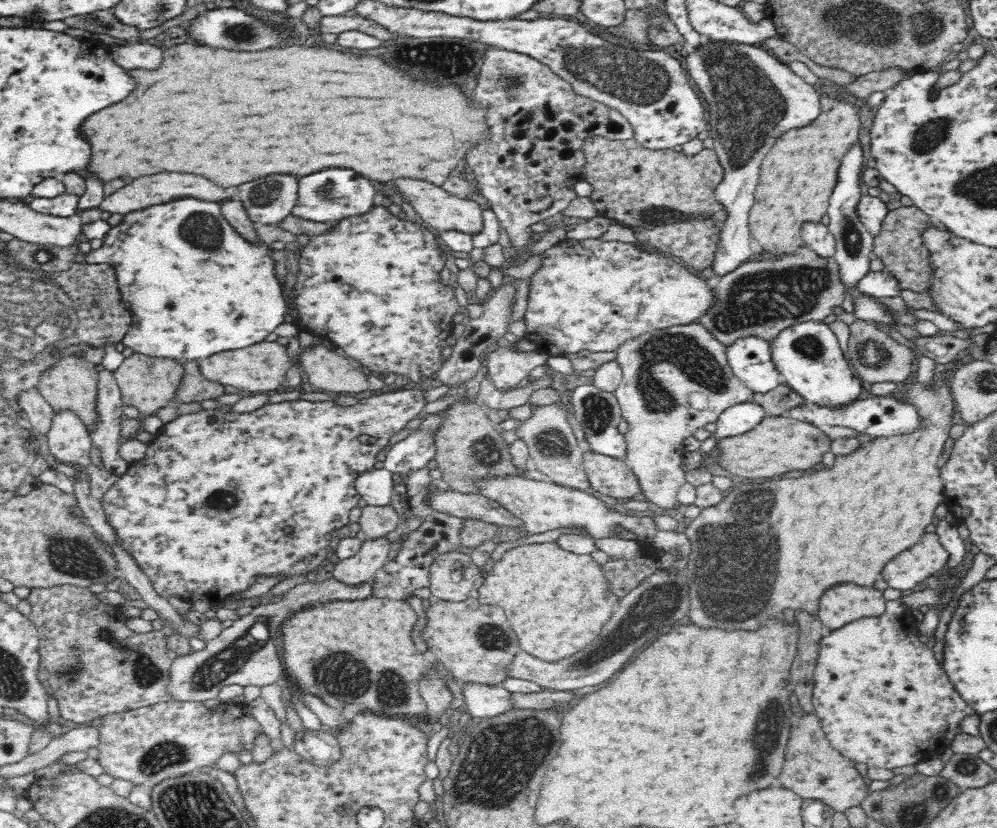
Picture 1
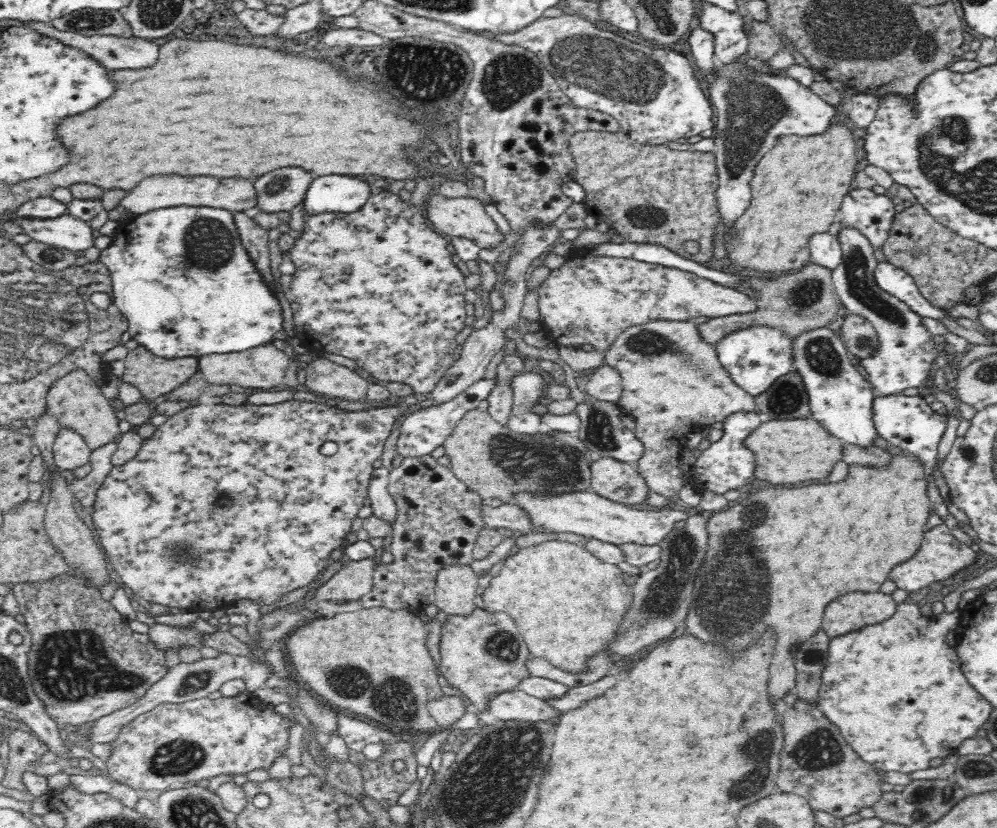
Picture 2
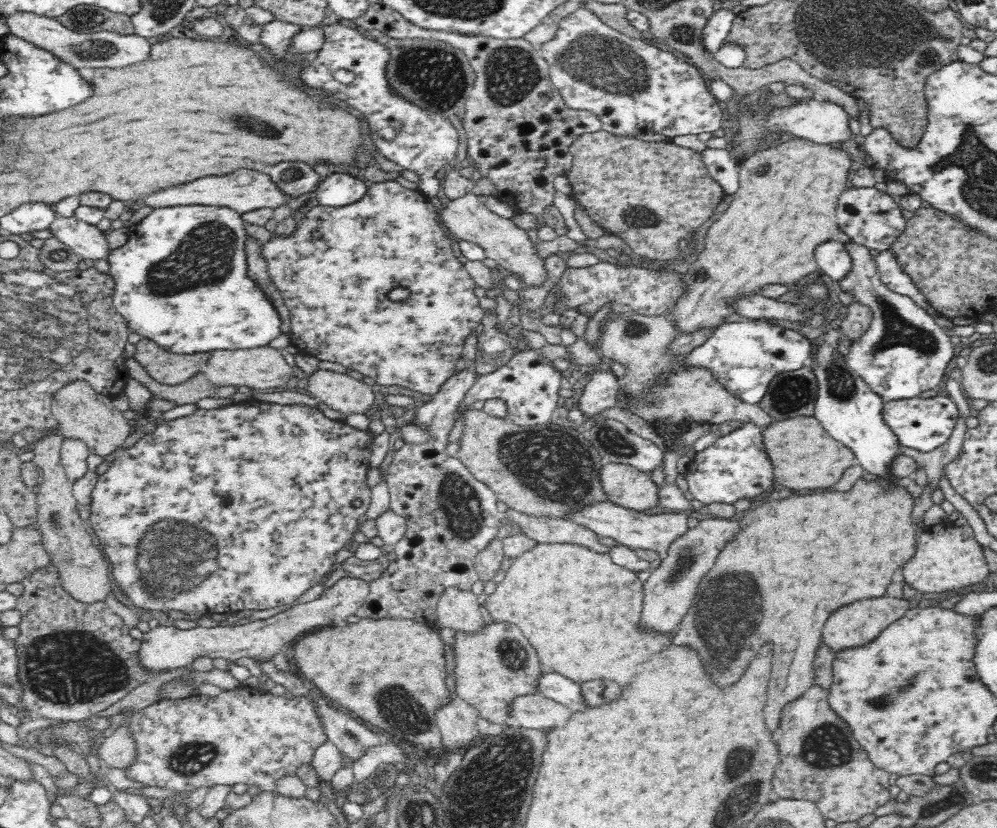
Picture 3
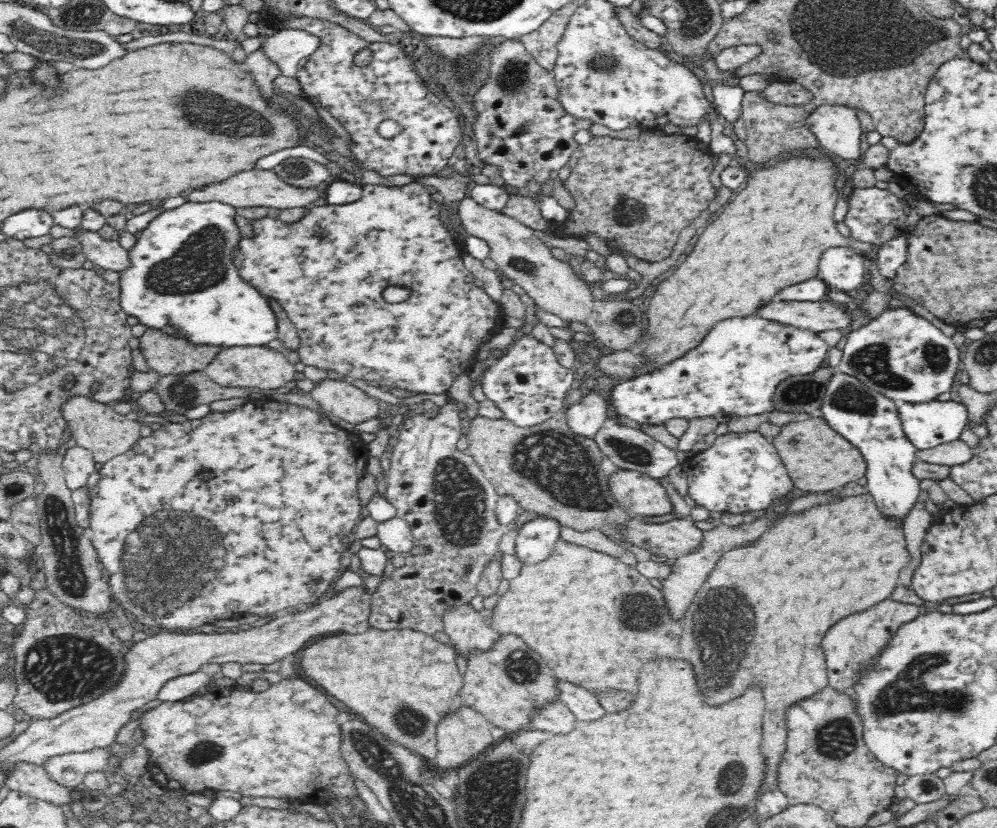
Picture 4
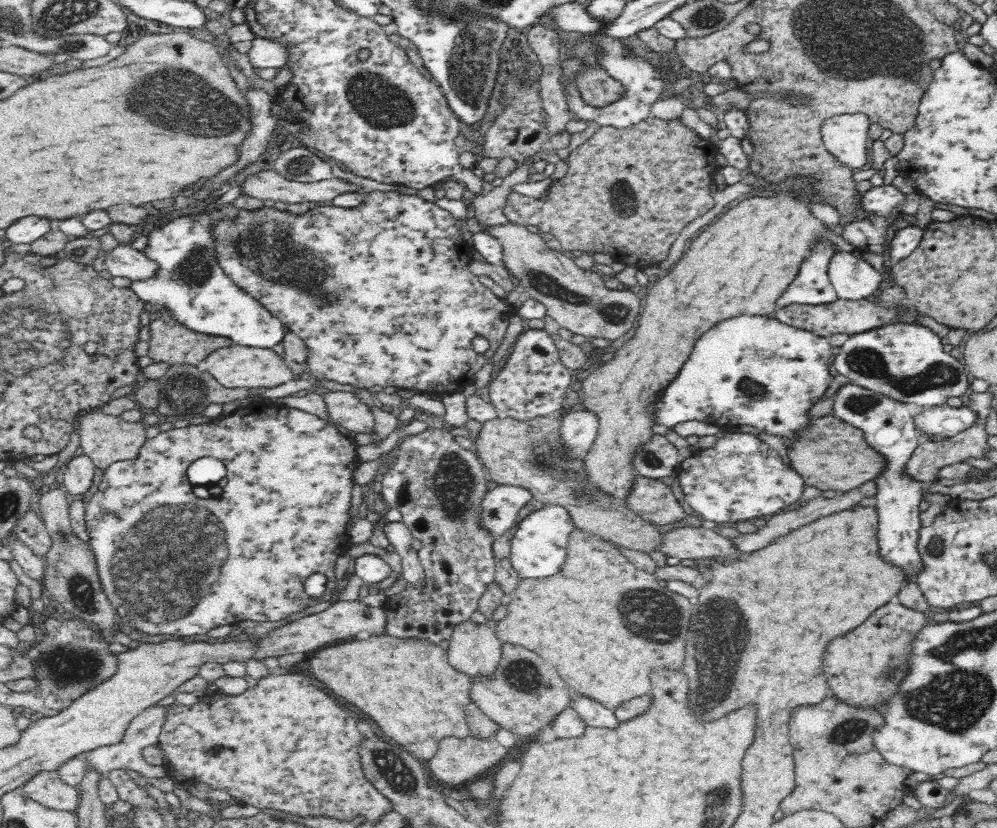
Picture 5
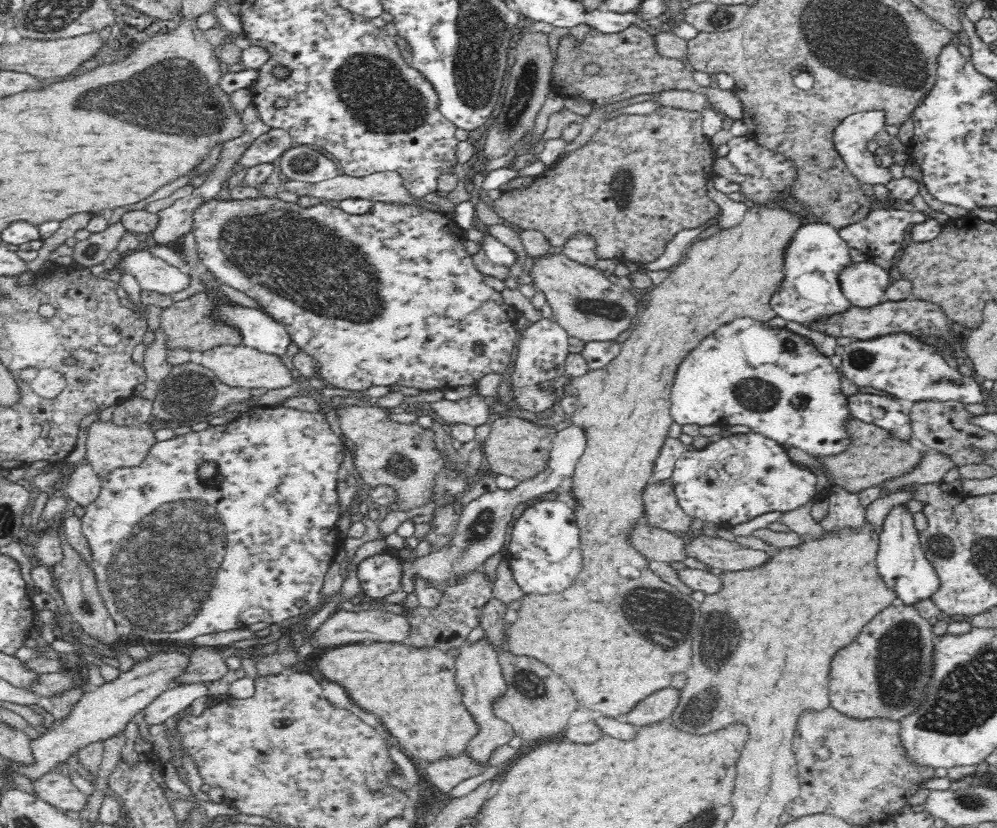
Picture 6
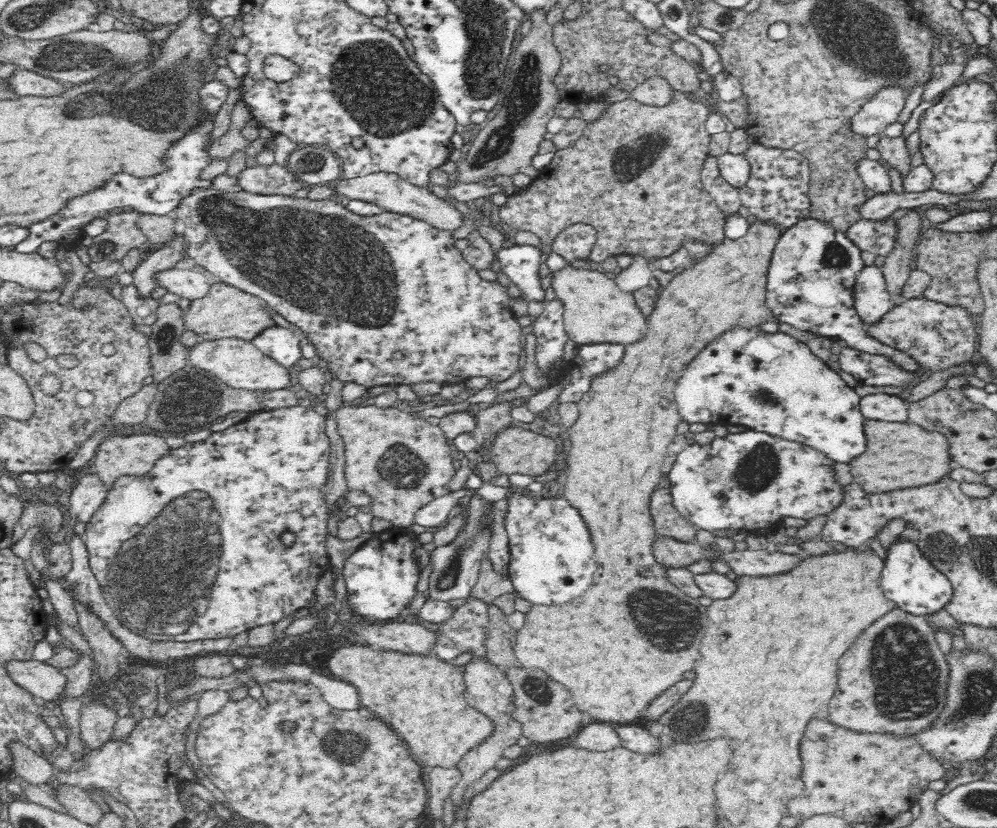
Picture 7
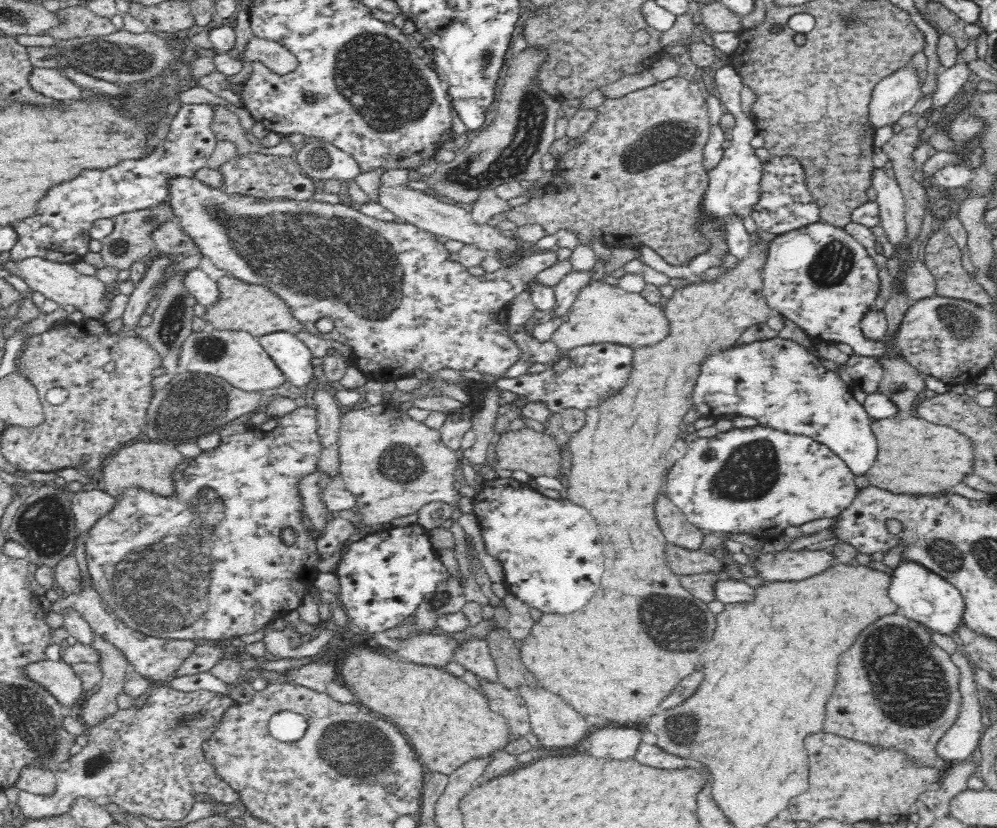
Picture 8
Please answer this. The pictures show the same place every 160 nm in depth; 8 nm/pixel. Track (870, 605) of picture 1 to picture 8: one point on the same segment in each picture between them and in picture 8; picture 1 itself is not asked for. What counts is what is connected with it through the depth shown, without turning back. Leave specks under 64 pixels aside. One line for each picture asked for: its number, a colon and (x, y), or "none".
2: (856, 611)
3: (853, 626)
4: (853, 646)
5: (865, 669)
6: (885, 673)
7: (899, 652)
8: (894, 659)

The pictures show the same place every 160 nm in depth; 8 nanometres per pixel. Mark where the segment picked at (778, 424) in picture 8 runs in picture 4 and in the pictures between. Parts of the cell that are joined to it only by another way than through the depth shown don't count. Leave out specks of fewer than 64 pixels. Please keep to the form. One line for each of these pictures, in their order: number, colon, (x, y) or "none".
4: (737, 368)
5: (752, 370)
6: (776, 382)
7: (773, 383)

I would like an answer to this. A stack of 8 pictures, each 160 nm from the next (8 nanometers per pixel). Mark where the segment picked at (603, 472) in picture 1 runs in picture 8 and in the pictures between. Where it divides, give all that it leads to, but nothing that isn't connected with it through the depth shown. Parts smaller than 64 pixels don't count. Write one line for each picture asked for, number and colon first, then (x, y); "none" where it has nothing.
2: (617, 481)
3: (626, 486)
4: (637, 493)
5: (654, 501)
6: (663, 512)
7: (668, 522)
8: (678, 531)

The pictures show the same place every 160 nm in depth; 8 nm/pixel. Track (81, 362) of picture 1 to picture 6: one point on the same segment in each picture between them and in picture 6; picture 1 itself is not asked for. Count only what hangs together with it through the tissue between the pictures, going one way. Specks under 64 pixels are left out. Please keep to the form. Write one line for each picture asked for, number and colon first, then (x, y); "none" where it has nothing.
2: (78, 403)
3: (82, 414)
4: (95, 426)
5: (105, 439)
6: (108, 447)

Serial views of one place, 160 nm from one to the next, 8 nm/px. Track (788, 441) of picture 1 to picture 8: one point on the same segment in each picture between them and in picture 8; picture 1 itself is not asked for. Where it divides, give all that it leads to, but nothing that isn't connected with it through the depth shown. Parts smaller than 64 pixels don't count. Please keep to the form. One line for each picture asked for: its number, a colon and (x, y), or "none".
2: (799, 450)
3: (805, 456)
4: (819, 459)
5: (832, 454)
6: (878, 456)
7: (901, 455)
8: (916, 457)

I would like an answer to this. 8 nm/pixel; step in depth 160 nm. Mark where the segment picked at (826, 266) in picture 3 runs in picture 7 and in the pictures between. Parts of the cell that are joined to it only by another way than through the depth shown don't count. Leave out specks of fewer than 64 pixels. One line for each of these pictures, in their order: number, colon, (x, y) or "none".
4: (842, 267)
5: (853, 278)
6: (864, 284)
7: (871, 301)

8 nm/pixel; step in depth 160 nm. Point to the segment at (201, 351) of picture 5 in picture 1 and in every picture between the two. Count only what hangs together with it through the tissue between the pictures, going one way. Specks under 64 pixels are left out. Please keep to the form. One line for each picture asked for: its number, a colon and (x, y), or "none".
1: (148, 383)
2: (155, 376)
3: (164, 365)
4: (169, 355)

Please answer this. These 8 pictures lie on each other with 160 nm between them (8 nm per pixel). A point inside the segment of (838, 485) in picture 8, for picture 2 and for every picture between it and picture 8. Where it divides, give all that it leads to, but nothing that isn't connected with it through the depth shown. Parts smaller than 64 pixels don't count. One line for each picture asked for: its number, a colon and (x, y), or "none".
2: (728, 464)
3: (736, 467)
4: (741, 472)
5: (741, 477)
6: (728, 482)
7: (751, 479)

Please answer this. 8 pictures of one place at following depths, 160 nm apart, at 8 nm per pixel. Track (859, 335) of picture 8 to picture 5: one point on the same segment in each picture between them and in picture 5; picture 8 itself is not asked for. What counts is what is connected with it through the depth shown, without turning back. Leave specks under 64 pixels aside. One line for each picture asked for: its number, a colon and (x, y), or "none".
5: (811, 287)
6: (810, 293)
7: (811, 277)

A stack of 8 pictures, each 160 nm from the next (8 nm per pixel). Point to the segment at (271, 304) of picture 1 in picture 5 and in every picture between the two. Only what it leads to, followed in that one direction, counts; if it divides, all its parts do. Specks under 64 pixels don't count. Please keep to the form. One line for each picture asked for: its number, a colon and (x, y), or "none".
2: (178, 302)
3: (181, 280)
4: (182, 280)
5: (191, 284)

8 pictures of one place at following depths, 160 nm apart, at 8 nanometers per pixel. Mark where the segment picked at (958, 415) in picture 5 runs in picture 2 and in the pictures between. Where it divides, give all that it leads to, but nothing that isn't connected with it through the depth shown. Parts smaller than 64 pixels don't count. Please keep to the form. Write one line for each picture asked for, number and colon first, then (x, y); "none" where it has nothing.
2: (916, 424)
3: (924, 424)
4: (927, 425)

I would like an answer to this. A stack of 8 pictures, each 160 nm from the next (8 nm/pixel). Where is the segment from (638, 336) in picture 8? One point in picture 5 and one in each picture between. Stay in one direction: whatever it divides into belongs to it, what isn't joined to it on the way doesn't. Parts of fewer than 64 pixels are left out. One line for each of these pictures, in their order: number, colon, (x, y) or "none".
5: (578, 300)
6: (586, 304)
7: (597, 311)

